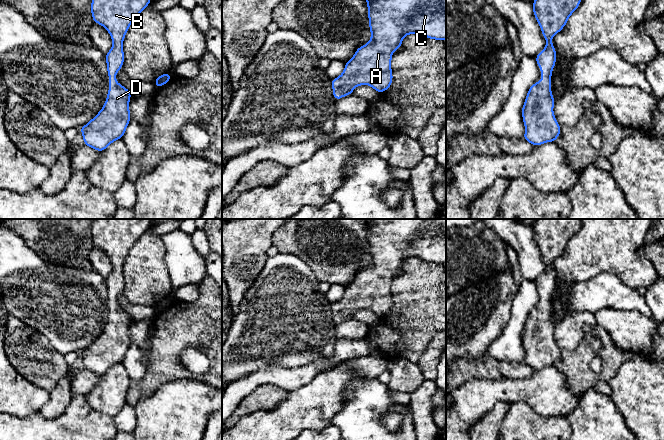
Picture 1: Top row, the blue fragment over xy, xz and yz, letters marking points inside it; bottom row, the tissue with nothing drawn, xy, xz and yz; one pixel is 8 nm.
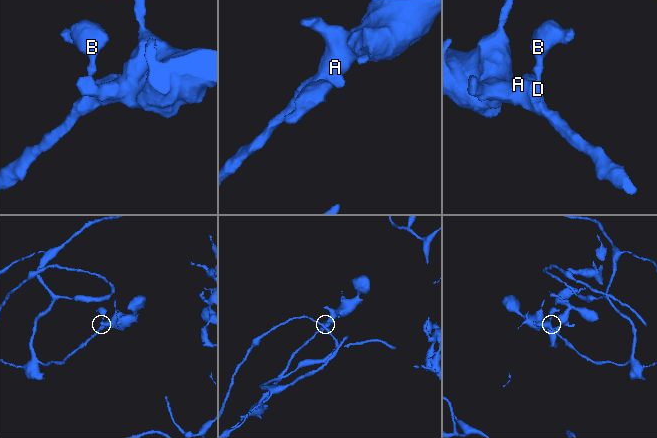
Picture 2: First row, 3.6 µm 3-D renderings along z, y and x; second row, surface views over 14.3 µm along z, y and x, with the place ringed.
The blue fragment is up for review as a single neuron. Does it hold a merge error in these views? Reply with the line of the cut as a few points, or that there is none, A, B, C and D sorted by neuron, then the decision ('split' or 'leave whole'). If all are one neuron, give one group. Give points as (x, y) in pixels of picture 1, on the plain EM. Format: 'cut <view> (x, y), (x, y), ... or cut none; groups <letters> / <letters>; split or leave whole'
cut none; groups A B C D; leave whole

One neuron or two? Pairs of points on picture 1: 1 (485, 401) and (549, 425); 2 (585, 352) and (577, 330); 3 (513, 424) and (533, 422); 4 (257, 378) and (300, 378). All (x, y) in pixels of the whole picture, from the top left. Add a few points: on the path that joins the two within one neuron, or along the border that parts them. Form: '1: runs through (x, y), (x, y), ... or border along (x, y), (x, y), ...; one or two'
1: border along (510, 403), (524, 401), (533, 410); two
2: border along (596, 324), (572, 350), (561, 350); two
3: runs through (518, 424), (528, 424); one
4: runs through (268, 378), (289, 378); one

